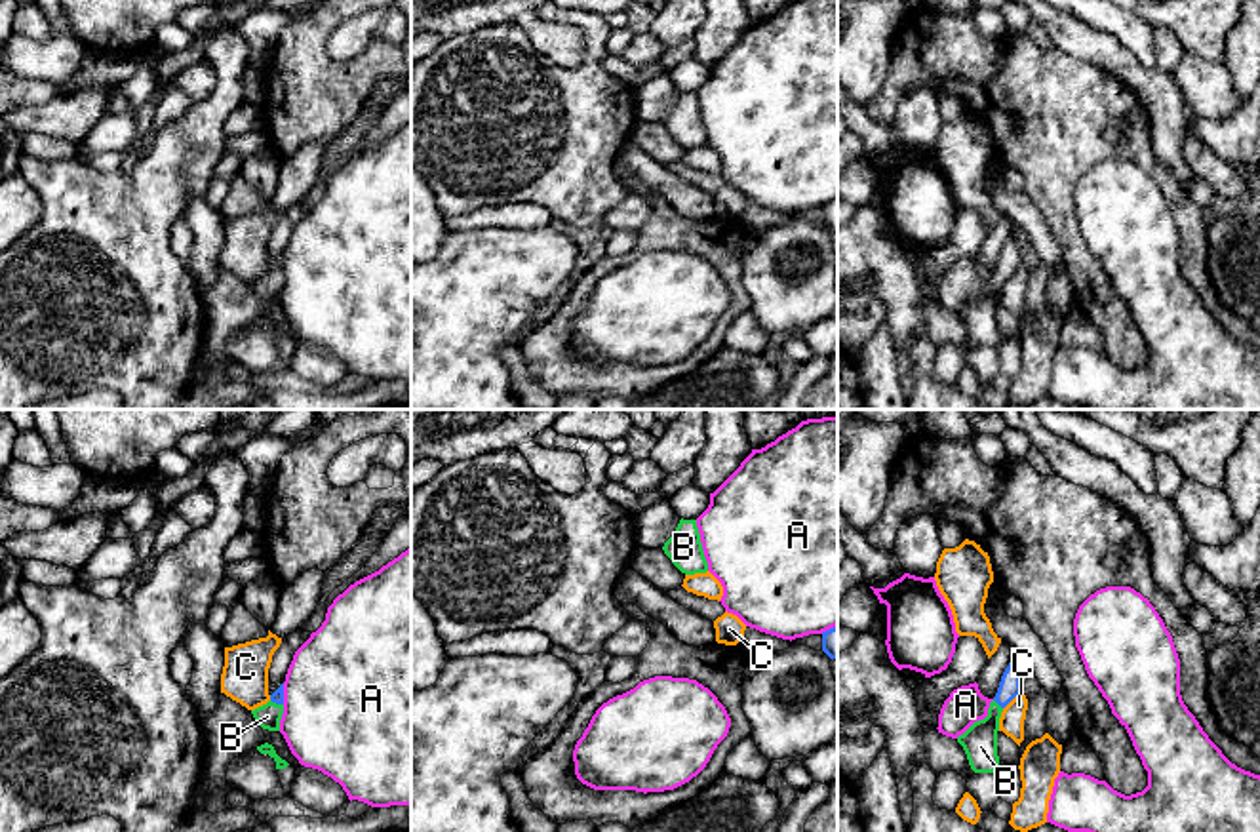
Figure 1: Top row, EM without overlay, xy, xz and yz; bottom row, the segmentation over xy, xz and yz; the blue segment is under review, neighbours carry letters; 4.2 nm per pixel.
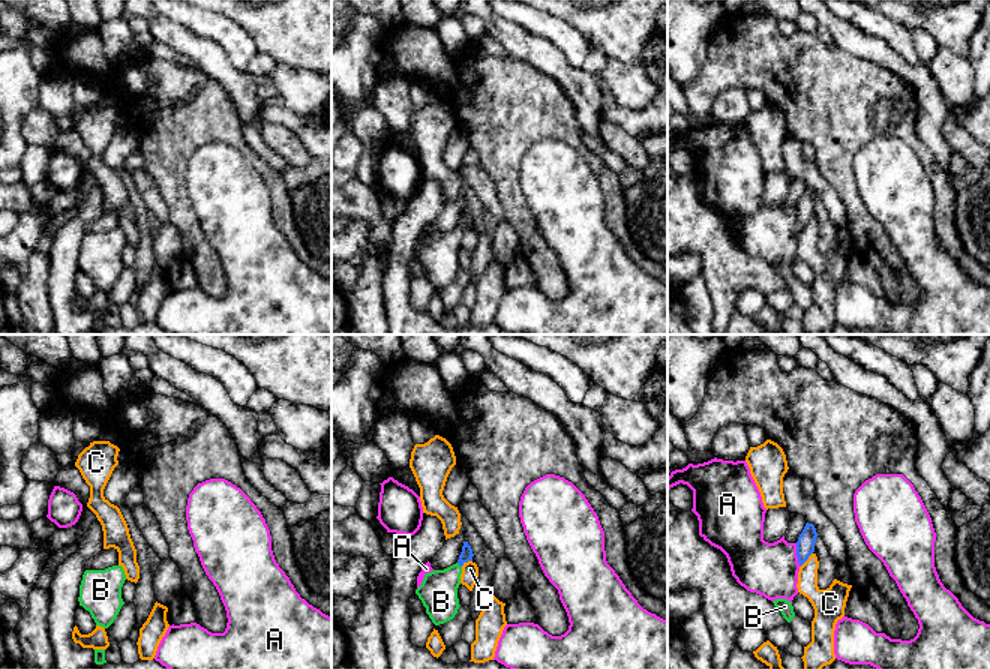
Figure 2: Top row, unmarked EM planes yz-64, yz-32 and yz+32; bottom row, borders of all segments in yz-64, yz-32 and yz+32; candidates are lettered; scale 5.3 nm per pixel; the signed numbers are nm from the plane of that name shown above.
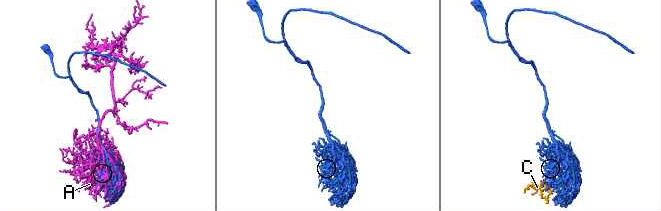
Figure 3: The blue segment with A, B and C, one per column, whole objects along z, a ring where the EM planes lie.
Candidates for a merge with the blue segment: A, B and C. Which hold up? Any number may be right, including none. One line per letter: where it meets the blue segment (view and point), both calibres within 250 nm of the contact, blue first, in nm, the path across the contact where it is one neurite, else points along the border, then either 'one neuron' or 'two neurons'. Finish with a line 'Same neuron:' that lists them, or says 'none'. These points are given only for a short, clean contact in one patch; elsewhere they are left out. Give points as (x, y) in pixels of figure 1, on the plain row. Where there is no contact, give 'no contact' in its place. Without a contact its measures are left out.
A: meets blue in xy at (282, 267); 50 nm thick on the blue side, 500 nm on the other; two neurons
B: meets blue in yz at (998, 277); 90 nm thick on the blue side, 150 nm on the other; runs through yz (1009, 259), (998, 277), (992, 296), (979, 315); one neuron
C: meets blue in yz at (1011, 273); 90 nm thick on the blue side, 110 nm on the other; two neurons
Same neuron: B

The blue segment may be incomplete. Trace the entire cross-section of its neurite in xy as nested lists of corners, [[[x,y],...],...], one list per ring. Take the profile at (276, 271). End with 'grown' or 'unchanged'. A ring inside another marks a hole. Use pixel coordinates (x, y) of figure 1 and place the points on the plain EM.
[[[284,257],[270,268],[270,274],[251,284],[255,295],[268,305],[280,305],[280,293],[284,287]]] | grown

